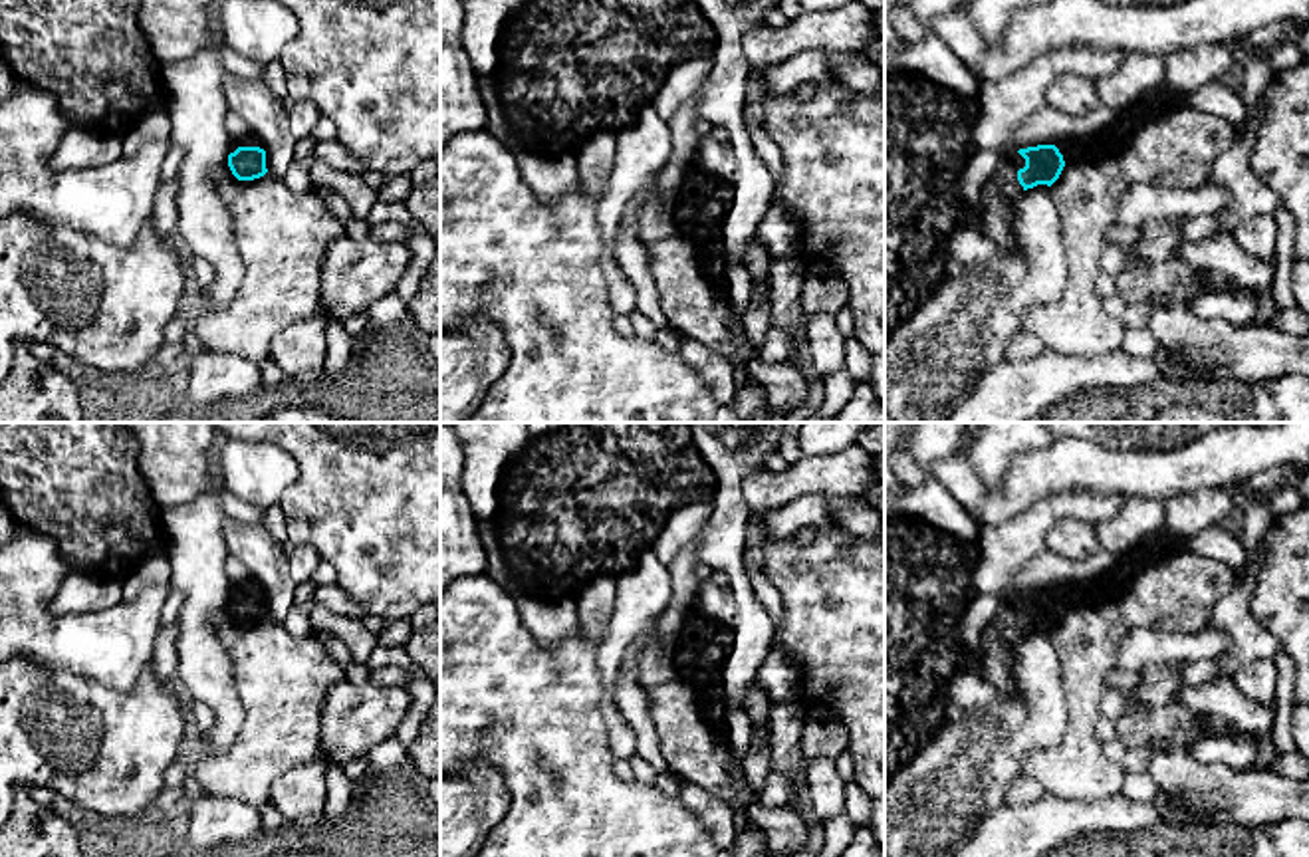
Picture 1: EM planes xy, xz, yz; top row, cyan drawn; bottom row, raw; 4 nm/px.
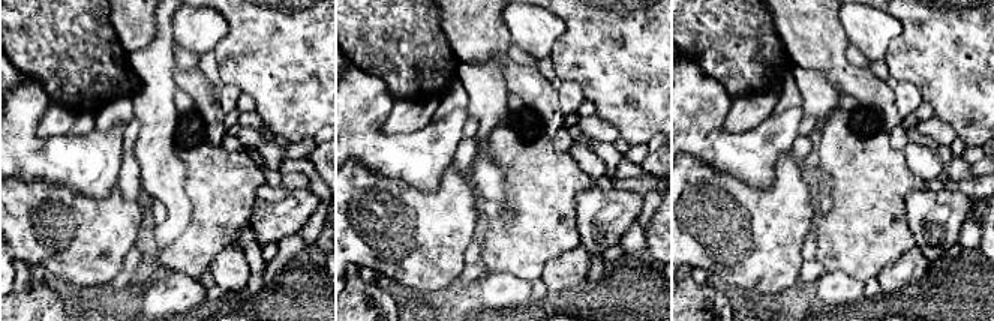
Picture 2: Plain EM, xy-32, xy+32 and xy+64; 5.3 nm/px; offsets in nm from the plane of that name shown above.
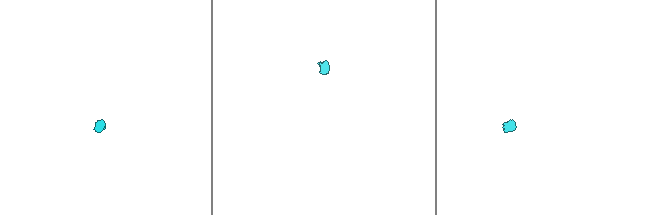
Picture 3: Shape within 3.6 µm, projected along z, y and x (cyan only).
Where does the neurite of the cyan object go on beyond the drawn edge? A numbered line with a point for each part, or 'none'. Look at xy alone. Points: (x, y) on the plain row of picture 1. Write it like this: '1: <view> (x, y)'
1: xy (248, 584)

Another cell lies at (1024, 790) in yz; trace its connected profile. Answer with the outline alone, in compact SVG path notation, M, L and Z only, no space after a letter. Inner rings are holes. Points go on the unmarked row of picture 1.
M1027 774L1015 778L1006 794L1006 803L1033 803L1045 796L1043 786Z

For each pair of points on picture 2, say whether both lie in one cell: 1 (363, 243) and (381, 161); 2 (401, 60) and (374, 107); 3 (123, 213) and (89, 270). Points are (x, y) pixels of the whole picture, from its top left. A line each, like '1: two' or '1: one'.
1: two
2: two
3: one

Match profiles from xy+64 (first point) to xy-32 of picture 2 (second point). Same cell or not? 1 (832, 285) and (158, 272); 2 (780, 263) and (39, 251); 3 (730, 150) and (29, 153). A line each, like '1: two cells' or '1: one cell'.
1: two cells
2: one cell
3: one cell

